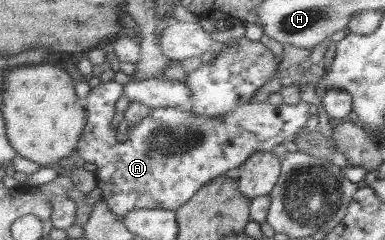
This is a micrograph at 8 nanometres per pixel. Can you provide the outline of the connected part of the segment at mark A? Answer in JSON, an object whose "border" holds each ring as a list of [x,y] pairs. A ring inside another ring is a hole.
{"border":[[[114,80],[101,83],[90,91],[86,102],[89,122],[78,147],[78,153],[85,161],[98,166],[96,177],[98,186],[103,191],[102,198],[122,220],[131,211],[140,208],[162,208],[177,212],[210,180],[236,171],[257,151],[272,151],[276,145],[280,145],[284,141],[294,141],[310,121],[308,109],[311,104],[308,102],[302,102],[298,105],[290,105],[289,103],[273,105],[269,101],[250,102],[219,118],[199,116],[190,107],[181,109],[172,106],[153,109],[150,117],[146,117],[139,124],[130,126],[127,139],[120,141],[118,139],[120,131],[114,127],[114,115],[116,115],[117,98],[124,94],[125,85]]]}

